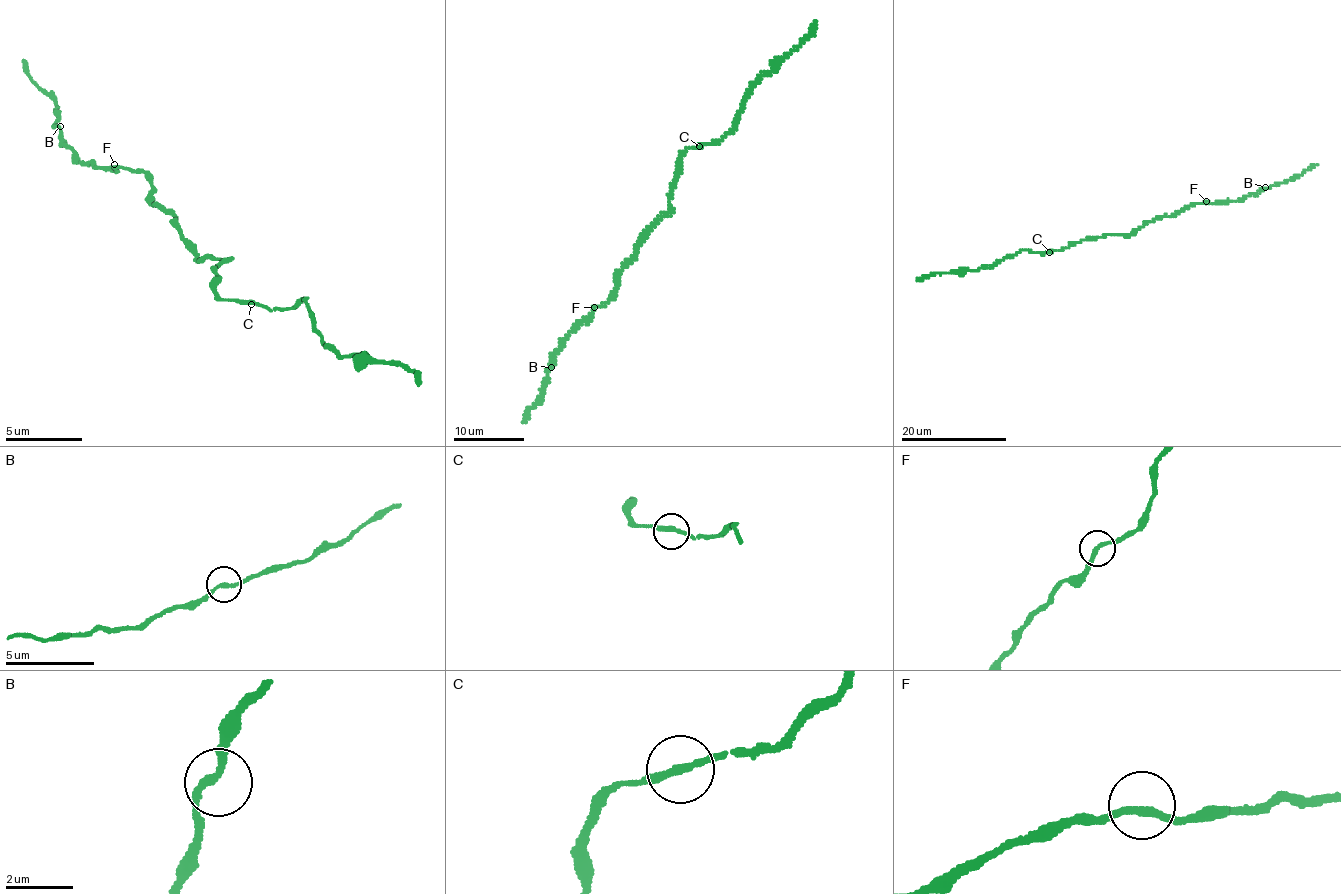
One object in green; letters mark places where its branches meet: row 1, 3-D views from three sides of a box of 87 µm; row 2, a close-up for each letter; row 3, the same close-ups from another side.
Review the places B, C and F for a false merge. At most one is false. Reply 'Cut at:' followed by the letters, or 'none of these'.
Cut at: none of these

